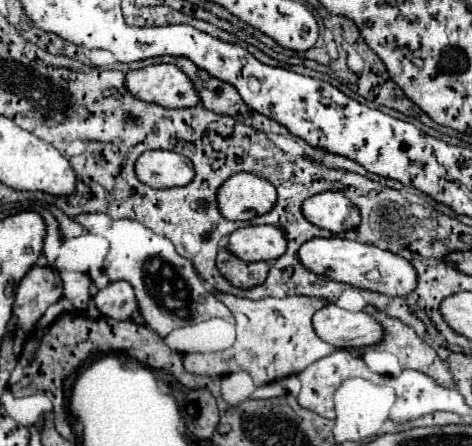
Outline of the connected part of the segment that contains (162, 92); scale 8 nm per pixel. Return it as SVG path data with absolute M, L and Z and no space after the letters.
M150 65L130 71L126 75L126 87L134 97L156 105L170 107L196 107L200 95L188 75L176 65Z

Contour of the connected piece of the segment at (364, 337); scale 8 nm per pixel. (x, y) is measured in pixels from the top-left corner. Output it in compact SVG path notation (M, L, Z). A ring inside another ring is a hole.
M334 303L316 311L314 329L320 339L336 345L338 349L376 345L384 337L384 327L372 315L366 311L352 313L336 307Z

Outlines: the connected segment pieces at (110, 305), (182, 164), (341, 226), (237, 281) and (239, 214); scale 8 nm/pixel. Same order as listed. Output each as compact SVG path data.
M128 281L108 283L104 289L98 291L94 303L102 315L114 319L130 319L132 311L138 307L134 289Z
M146 151L136 161L138 179L154 189L184 187L194 179L194 165L174 151Z
M338 191L318 193L306 199L302 211L310 223L328 229L332 233L344 233L360 225L358 207Z
M220 249L218 251L218 259L216 265L220 269L220 273L236 287L242 289L250 289L260 285L262 281L266 281L266 275L270 271L268 263L260 261L260 263L246 263L242 259L238 259L232 251L228 249Z
M236 173L218 189L218 207L230 221L250 221L272 211L276 197L270 181L252 173Z

